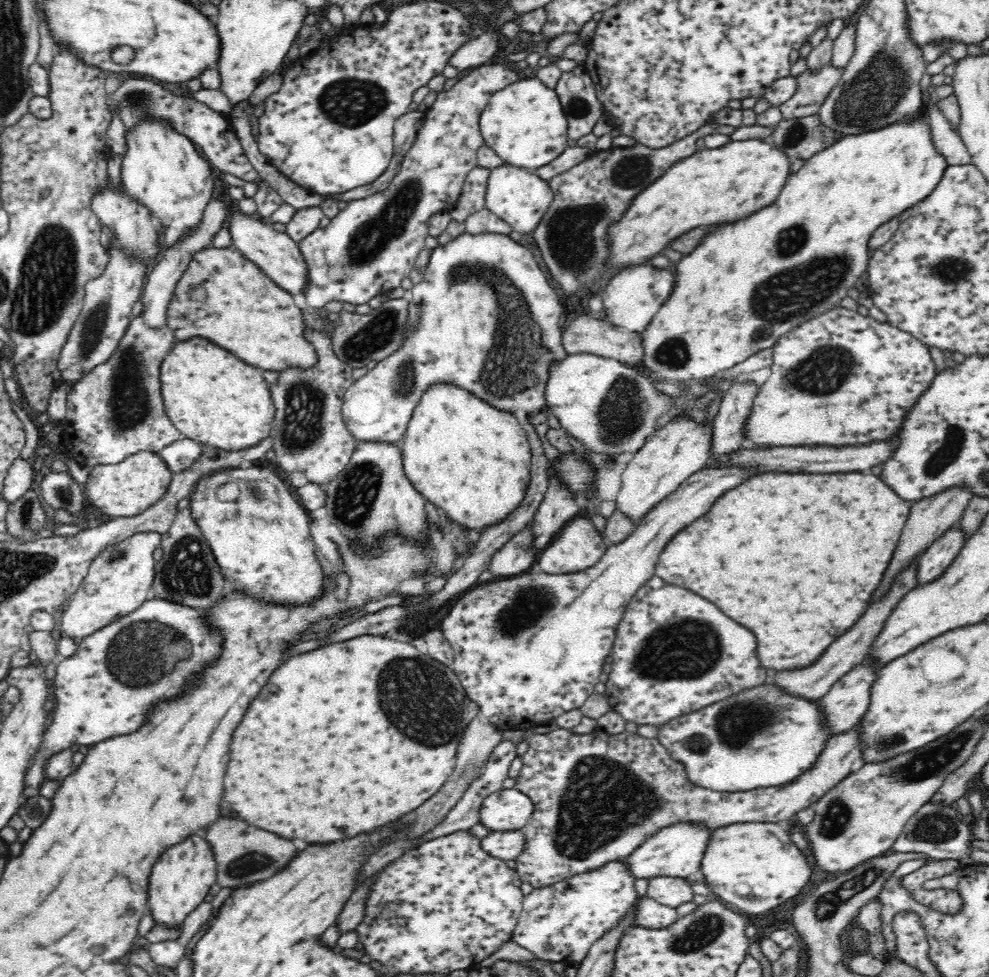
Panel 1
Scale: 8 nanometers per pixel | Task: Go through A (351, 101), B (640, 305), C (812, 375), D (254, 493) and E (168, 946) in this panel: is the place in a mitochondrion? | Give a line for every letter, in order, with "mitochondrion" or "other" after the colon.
A: mitochondrion
B: other
C: mitochondrion
D: mitochondrion
E: other

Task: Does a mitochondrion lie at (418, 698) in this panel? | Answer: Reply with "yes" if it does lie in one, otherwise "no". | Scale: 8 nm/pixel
yes

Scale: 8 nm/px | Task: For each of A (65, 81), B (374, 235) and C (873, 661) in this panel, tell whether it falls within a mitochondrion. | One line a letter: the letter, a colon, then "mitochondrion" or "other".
A: other
B: mitochondrion
C: other

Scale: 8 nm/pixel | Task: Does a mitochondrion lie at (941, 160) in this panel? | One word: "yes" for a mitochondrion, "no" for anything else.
no

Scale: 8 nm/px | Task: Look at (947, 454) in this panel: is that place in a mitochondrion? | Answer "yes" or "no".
yes

